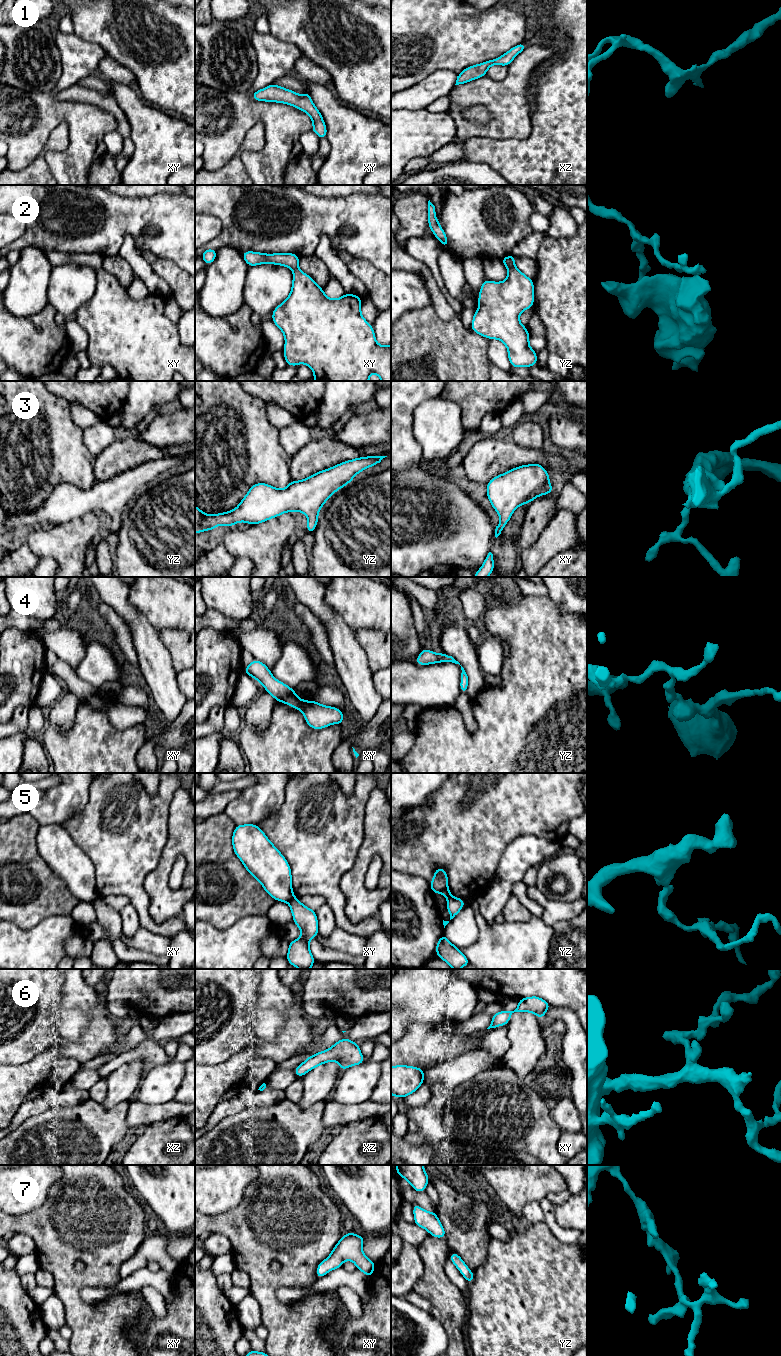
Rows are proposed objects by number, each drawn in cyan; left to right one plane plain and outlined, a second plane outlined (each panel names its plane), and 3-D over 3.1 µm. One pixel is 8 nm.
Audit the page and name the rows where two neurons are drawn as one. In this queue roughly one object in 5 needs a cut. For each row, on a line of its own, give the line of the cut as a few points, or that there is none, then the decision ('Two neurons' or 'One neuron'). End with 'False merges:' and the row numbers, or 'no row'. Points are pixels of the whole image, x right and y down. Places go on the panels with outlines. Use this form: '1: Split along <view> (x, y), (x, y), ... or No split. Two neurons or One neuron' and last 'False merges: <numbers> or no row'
1: No split. One neuron
2: Split along yz (514, 266), (508, 269). Two neurons
3: No split. One neuron
4: No split. One neuron
5: Split along xy (294, 897), (287, 901). Two neurons
6: No split. One neuron
7: No split. One neuron
False merges: 2, 5

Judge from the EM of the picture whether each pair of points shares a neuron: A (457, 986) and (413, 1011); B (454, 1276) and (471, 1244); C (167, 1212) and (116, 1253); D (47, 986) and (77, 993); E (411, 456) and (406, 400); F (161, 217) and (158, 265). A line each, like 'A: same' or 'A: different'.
A: same
B: different
C: different
D: different
E: same
F: different

